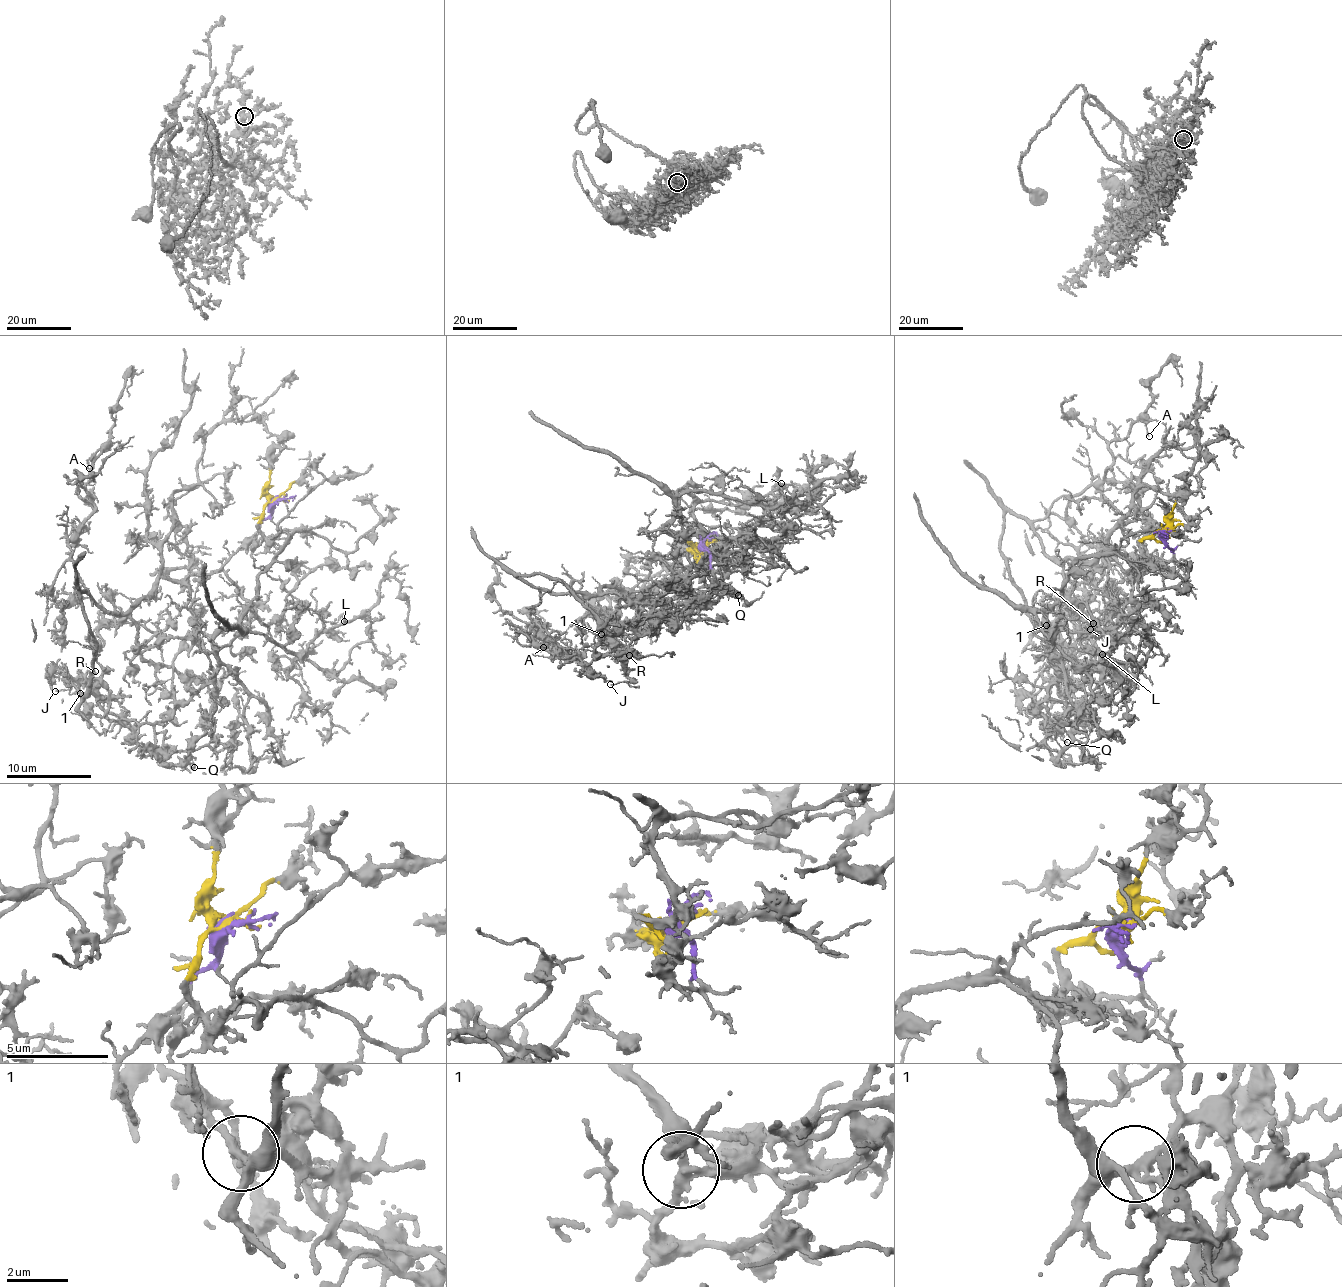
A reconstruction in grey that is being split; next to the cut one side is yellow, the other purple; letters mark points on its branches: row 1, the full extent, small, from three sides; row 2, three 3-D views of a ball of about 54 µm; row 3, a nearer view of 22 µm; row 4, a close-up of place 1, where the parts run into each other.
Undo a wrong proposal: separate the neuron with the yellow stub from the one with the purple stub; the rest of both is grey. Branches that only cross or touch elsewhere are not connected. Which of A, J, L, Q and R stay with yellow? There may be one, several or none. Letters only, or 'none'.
L, Q

